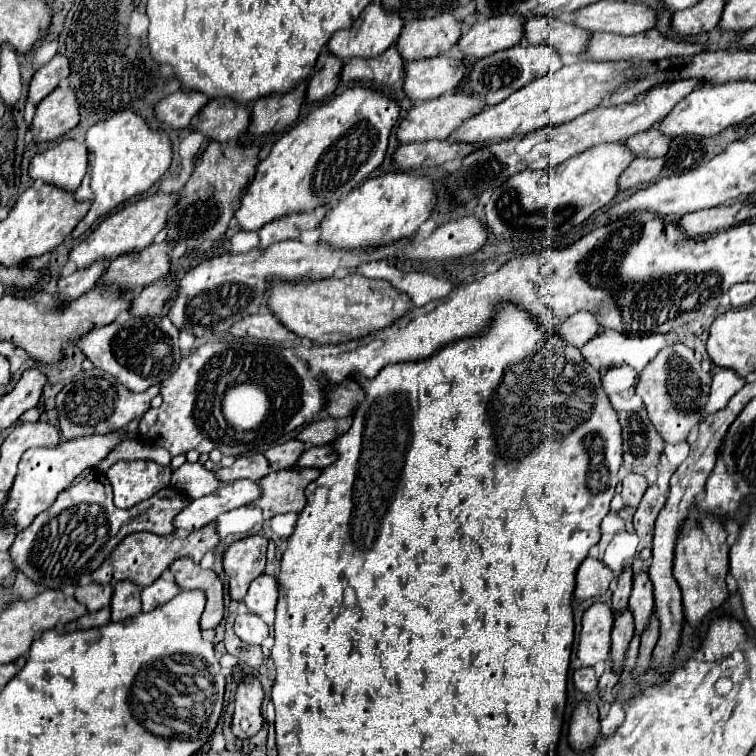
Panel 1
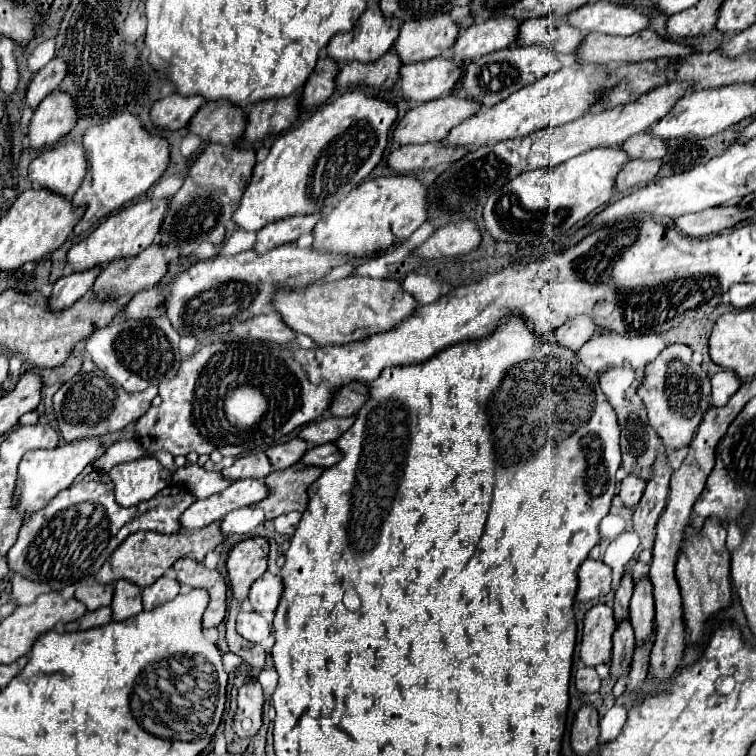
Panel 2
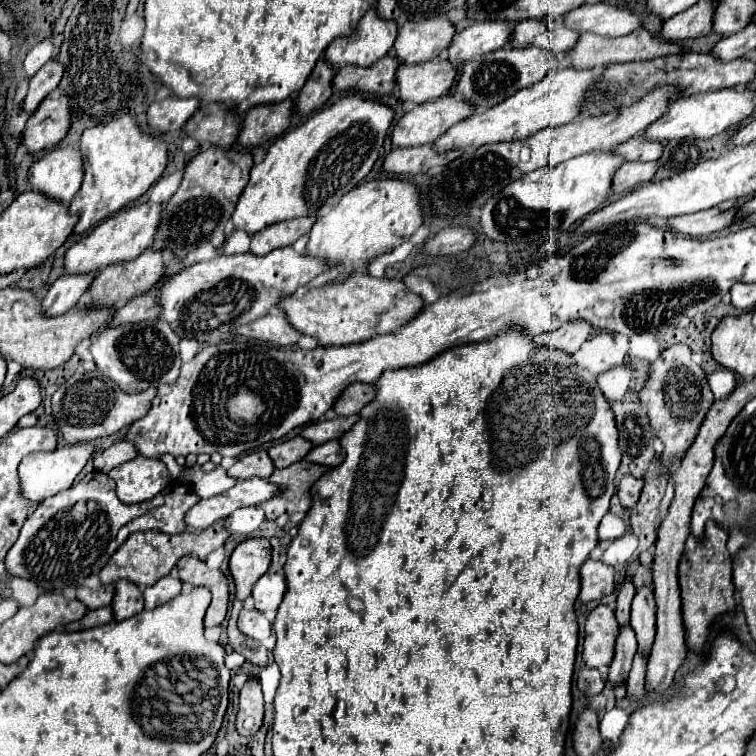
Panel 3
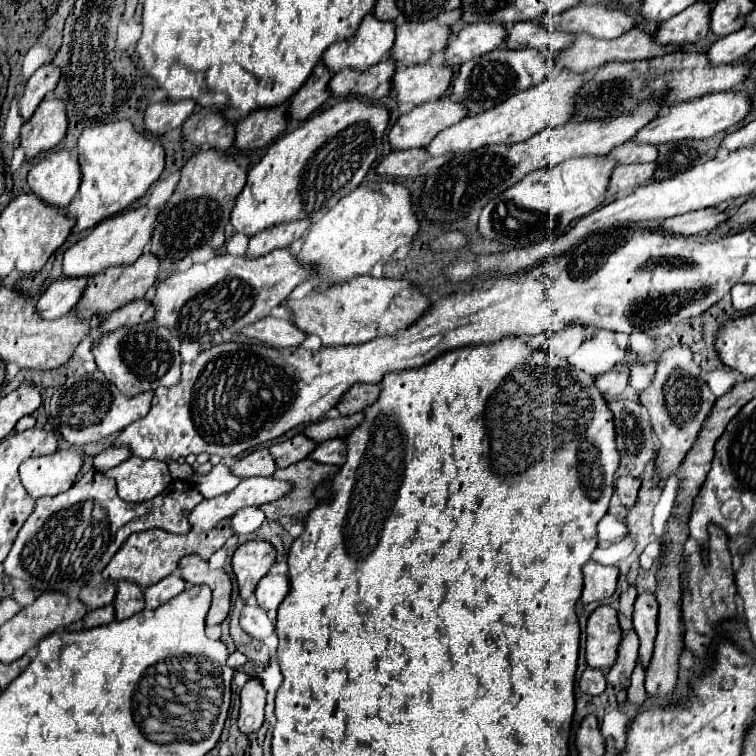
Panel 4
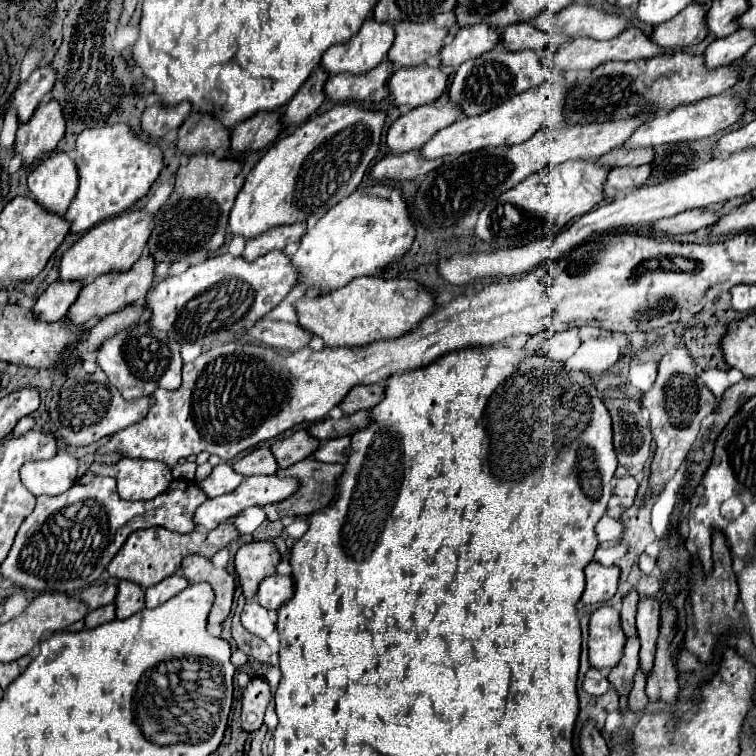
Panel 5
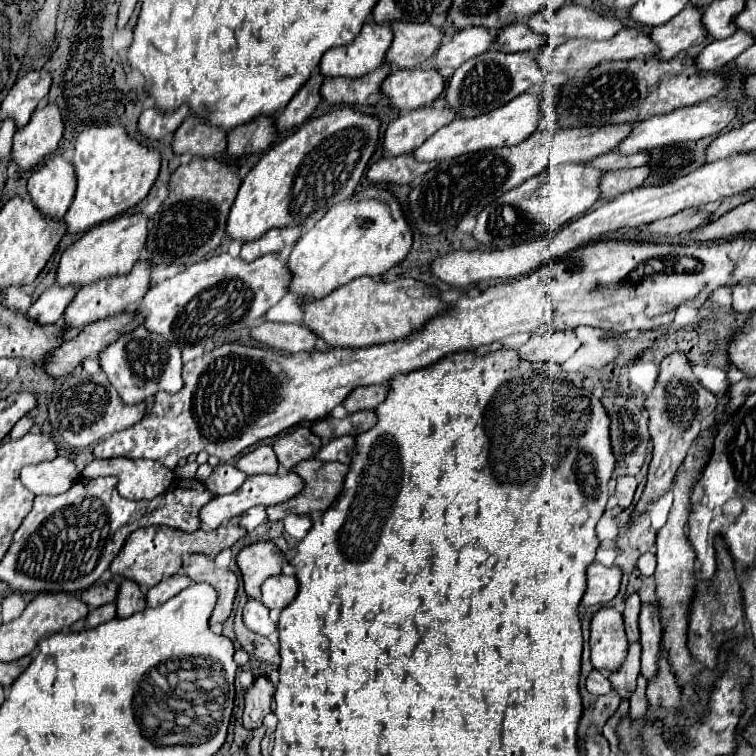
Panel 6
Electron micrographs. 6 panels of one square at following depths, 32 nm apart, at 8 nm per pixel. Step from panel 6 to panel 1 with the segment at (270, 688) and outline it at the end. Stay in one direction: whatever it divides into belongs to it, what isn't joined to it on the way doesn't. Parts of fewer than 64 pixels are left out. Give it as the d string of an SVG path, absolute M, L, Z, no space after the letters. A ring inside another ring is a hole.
M246 678L236 690L236 710L232 716L232 732L238 738L252 738L262 728L262 686L258 678Z

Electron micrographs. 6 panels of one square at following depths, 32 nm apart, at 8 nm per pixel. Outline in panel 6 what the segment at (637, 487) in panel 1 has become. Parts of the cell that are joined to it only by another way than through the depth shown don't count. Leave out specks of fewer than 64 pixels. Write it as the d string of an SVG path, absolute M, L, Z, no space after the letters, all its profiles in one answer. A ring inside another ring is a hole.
M620 476L620 478L616 480L614 496L618 498L620 508L628 508L628 506L632 504L632 498L634 498L636 486L638 486L638 480L636 480L634 476Z

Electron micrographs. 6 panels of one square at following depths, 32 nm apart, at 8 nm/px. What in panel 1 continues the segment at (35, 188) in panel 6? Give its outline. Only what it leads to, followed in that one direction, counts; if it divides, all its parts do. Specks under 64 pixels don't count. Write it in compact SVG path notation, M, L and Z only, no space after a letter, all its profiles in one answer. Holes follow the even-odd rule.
M62 140L54 148L38 152L28 168L34 182L56 186L64 192L76 192L88 168L88 156L84 142Z

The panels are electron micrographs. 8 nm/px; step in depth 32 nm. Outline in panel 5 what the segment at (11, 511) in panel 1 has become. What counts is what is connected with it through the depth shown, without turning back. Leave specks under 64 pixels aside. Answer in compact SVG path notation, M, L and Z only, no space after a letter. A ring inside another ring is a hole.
M60 450L52 460L28 462L20 468L20 480L34 496L56 496L66 492L78 478L78 458Z

